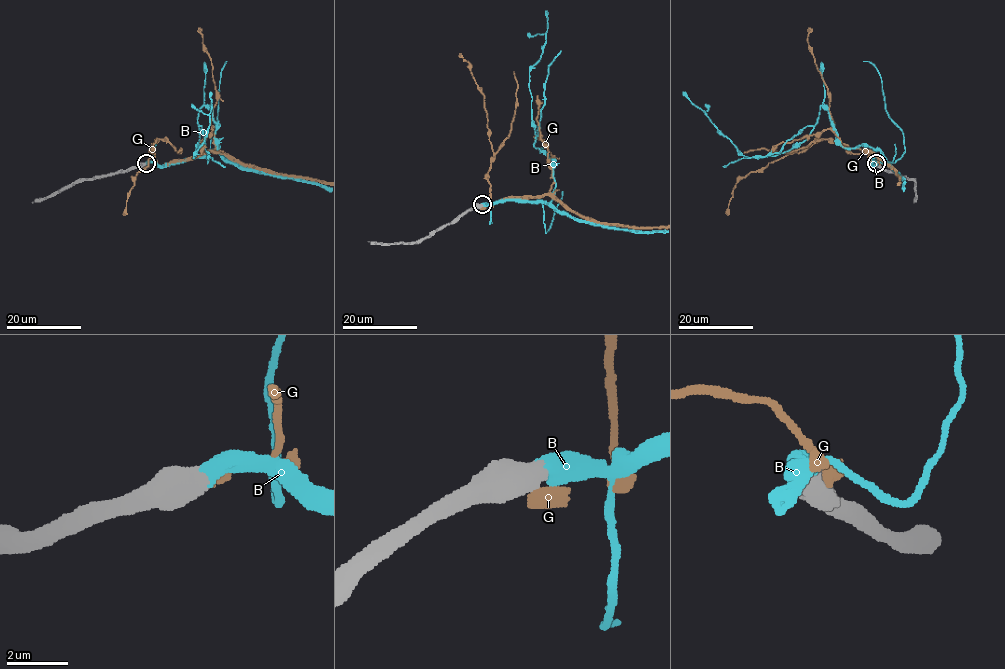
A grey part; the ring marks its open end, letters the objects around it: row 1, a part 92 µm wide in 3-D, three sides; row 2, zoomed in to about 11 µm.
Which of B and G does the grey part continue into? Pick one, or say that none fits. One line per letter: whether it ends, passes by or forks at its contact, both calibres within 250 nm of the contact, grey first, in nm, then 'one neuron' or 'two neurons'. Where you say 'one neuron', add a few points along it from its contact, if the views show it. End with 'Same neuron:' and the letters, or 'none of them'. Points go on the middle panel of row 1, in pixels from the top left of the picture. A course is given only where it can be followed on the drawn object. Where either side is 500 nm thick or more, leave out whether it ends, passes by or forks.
B: 700 nm thick on the grey side, 650 nm on the other; one neuron; it runs (482, 204), (551, 200), (555, 186), (552, 160), (533, 145), (529, 90), (529, 70), (546, 41), (547, 10)
G: 900 nm thick on the grey side, 550 nm on the other; two neurons
Same neuron: B

